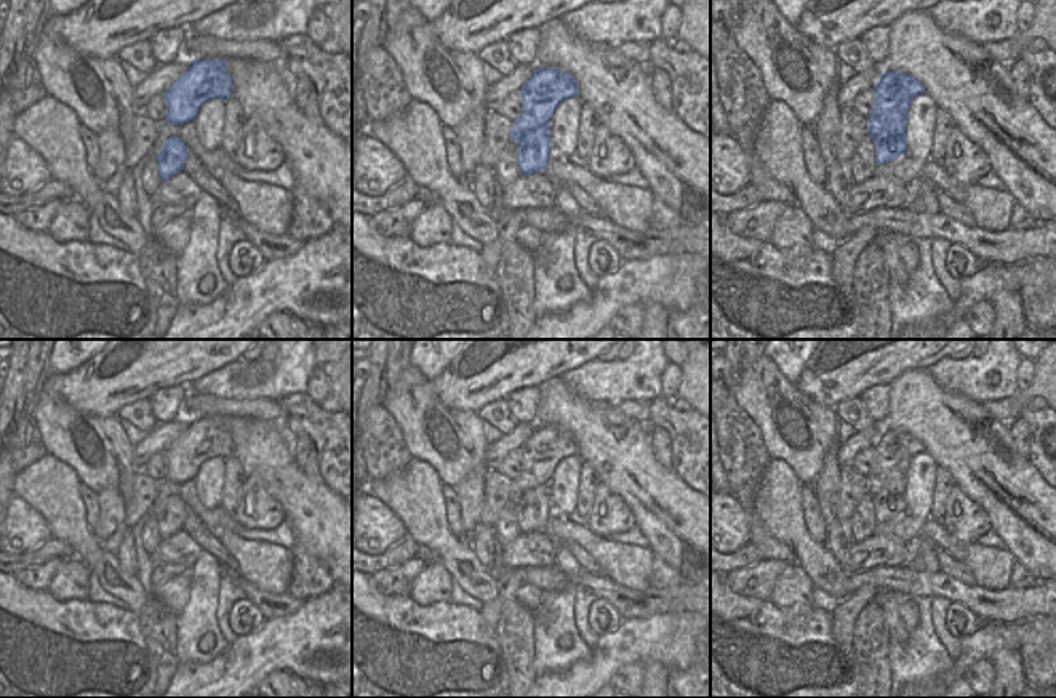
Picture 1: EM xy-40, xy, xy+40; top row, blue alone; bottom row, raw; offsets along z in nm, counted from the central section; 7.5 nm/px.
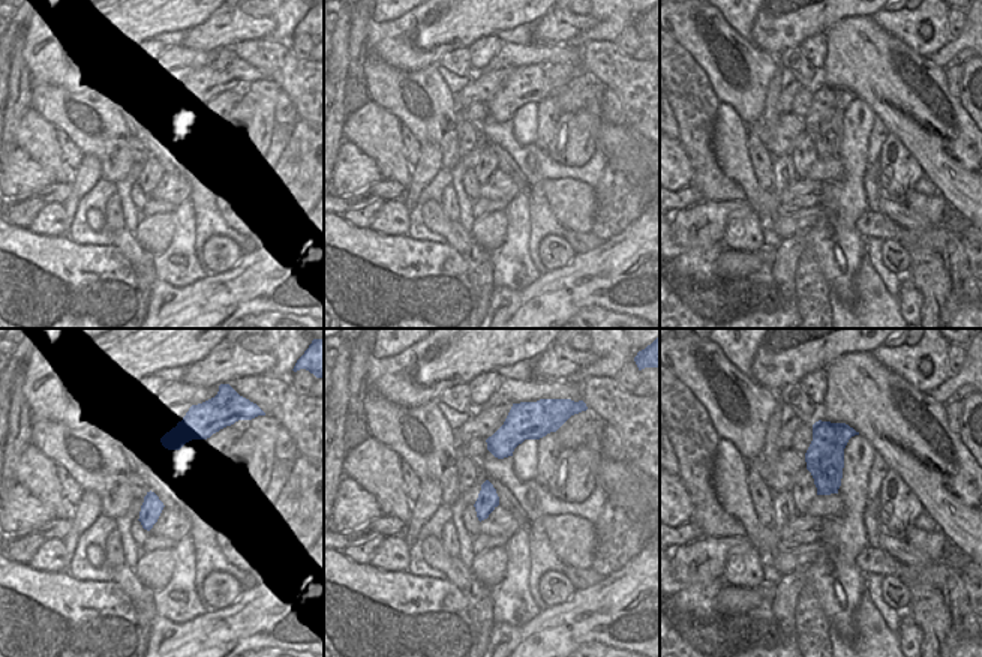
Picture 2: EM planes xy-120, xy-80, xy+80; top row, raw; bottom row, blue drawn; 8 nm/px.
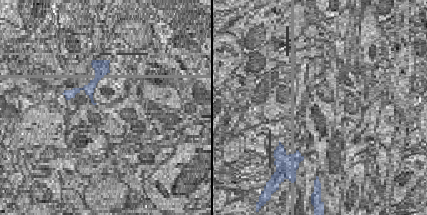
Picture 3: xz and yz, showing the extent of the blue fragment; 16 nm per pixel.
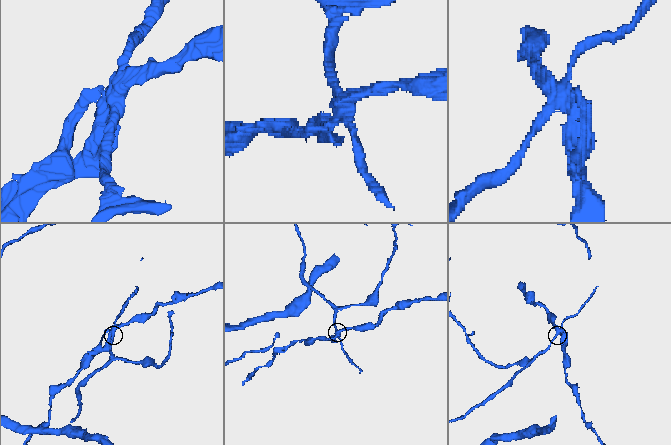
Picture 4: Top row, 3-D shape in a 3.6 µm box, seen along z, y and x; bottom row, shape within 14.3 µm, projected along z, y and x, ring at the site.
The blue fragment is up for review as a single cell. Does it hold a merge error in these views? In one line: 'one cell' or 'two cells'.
two cells

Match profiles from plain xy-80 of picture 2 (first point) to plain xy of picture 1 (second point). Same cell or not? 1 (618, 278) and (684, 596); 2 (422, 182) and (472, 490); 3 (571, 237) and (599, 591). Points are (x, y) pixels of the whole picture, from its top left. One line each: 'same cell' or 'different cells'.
1: different cells
2: same cell
3: same cell

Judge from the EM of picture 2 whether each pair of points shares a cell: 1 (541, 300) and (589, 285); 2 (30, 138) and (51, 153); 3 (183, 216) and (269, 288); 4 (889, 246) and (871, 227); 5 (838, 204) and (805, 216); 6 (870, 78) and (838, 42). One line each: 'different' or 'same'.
1: same
2: same
3: different
4: different
5: different
6: same

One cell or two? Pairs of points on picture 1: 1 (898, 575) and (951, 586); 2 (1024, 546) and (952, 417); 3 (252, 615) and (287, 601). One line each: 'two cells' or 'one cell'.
1: one cell
2: one cell
3: two cells

